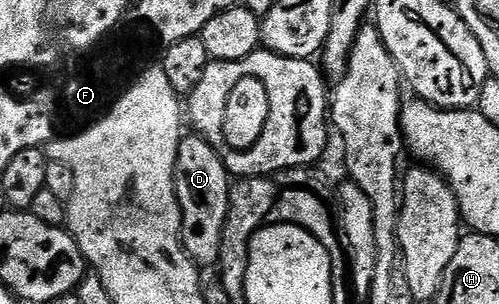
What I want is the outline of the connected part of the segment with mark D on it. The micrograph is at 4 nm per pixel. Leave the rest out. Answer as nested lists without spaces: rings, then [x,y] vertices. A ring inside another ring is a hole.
[[[198,134],[184,135],[179,142],[175,163],[175,197],[183,219],[181,239],[187,256],[200,269],[218,265],[222,232],[230,204],[232,181],[227,167],[207,141]]]

